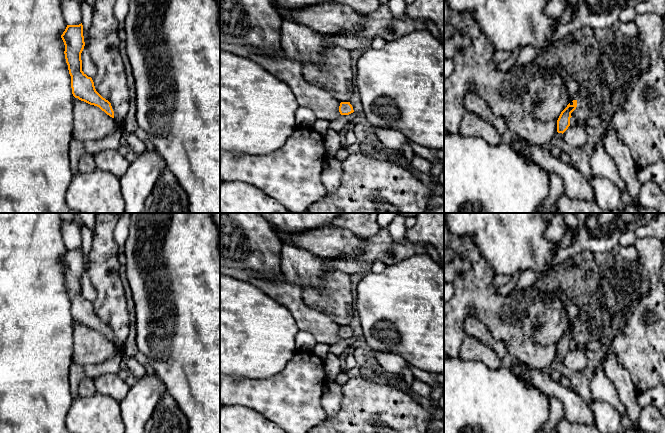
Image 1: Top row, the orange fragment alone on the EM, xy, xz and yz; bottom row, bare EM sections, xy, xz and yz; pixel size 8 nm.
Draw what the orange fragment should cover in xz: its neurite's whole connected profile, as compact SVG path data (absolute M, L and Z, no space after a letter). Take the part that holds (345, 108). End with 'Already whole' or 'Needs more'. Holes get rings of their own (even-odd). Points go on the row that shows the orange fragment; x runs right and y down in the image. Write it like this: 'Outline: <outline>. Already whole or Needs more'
Outline: M341 102L339 106L339 112L341 115L349 115L354 112L350 102Z. Already whole

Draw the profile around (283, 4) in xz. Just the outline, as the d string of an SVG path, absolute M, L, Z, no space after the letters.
M270 0L283 10L297 10L312 5L334 3L333 0Z

